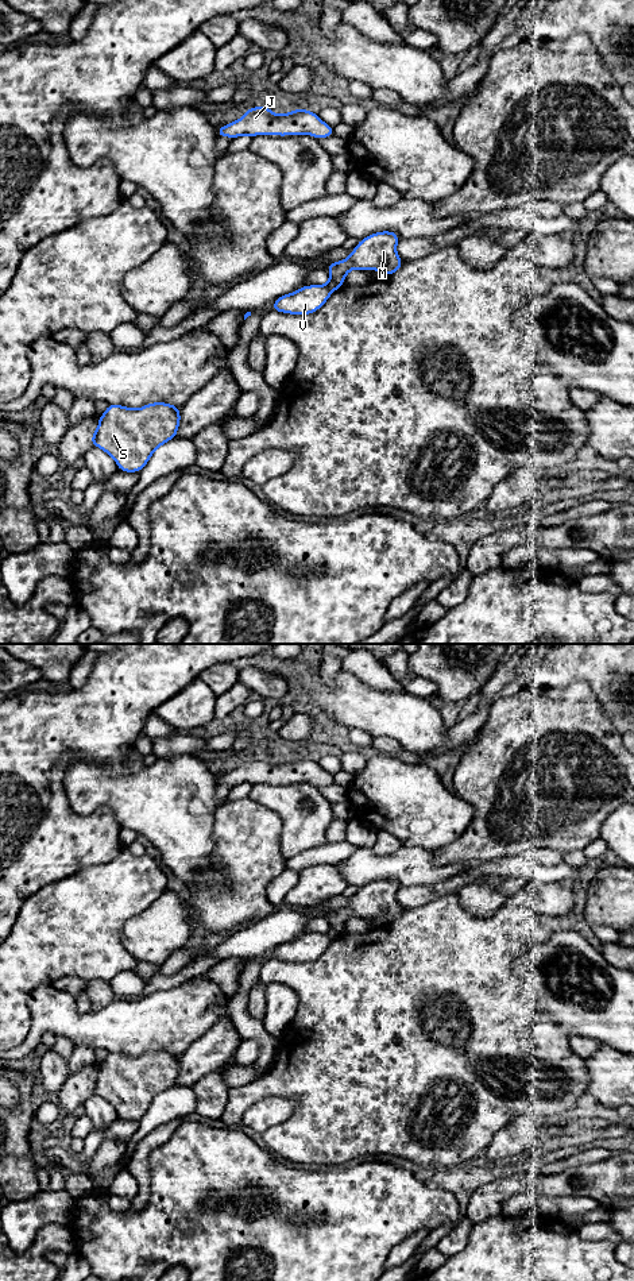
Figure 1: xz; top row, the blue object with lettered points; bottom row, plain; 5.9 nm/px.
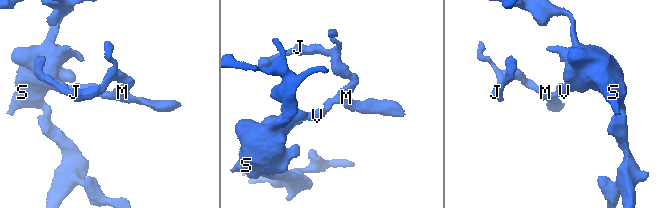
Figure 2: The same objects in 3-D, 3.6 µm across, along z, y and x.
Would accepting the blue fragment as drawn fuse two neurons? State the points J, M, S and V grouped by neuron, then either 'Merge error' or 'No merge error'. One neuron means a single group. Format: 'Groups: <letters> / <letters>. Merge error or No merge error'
Groups: J M / S V. Merge error

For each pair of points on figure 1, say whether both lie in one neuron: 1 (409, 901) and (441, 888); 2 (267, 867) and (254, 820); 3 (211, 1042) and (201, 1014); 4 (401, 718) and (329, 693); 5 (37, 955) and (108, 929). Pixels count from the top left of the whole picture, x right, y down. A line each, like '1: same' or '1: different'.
1: same
2: same
3: different
4: same
5: same

